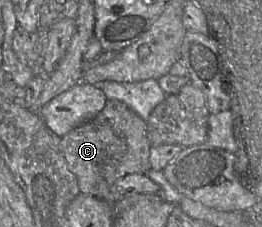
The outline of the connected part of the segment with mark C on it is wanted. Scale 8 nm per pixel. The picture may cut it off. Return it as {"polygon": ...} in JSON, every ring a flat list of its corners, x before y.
{"polygon":[[108,100,102,111,64,135,61,148,69,170,78,179,80,193,107,201,110,187,120,178,132,173,147,173,152,147,147,137,146,121,123,102]]}

